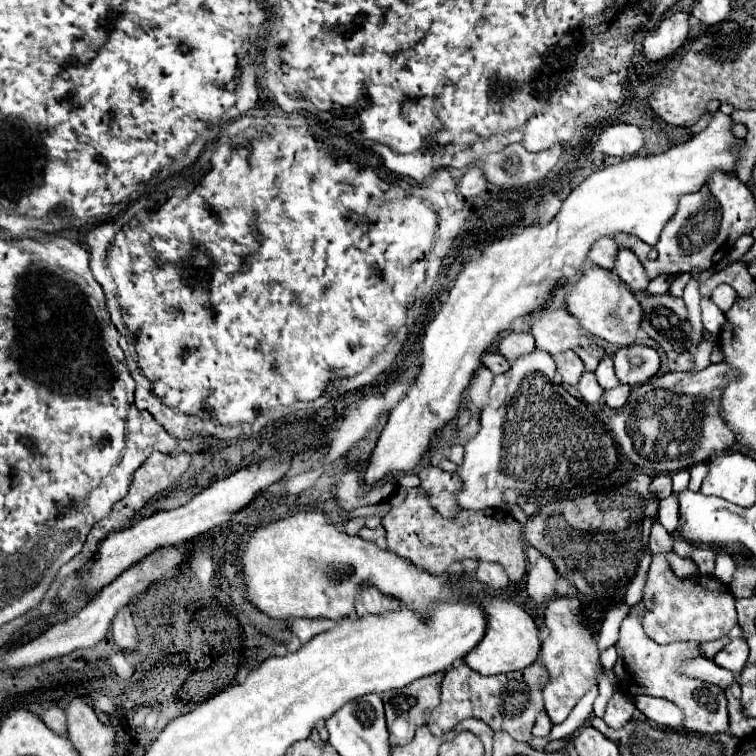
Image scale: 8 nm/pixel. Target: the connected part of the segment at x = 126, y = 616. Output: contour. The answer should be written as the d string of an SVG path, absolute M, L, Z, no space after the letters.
M124 606L112 620L112 634L114 634L114 642L124 648L124 650L134 650L138 634L134 628L134 620L132 614L128 610L128 606Z

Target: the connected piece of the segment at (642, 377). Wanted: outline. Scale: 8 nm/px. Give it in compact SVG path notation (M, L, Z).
M644 344L624 346L612 356L612 360L618 380L630 386L640 386L650 382L660 370L658 352Z

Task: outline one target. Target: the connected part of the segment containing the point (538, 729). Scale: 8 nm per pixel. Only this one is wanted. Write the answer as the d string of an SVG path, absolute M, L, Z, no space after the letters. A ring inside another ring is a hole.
M542 710L540 716L536 718L536 724L534 724L534 728L532 728L532 734L534 734L534 736L548 736L550 730L552 730L552 722L550 722L548 714Z

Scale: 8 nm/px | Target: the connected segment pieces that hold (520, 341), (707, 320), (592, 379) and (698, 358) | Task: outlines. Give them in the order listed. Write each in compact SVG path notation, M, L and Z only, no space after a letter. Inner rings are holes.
M508 332L498 340L498 350L506 356L506 360L514 360L526 352L532 352L534 346L536 344L532 340L532 334L526 332Z
M702 298L700 306L702 306L702 322L704 322L704 328L708 332L712 332L712 334L718 334L720 328L724 326L724 312L720 314L720 308L710 298Z
M584 372L580 382L578 382L578 392L580 392L584 402L596 404L596 402L600 402L604 390L600 388L600 384L598 384L598 380L596 380L596 376L592 372Z
M702 340L700 344L700 350L694 354L694 368L690 372L700 372L704 370L708 364L710 364L710 352L712 352L712 344Z

